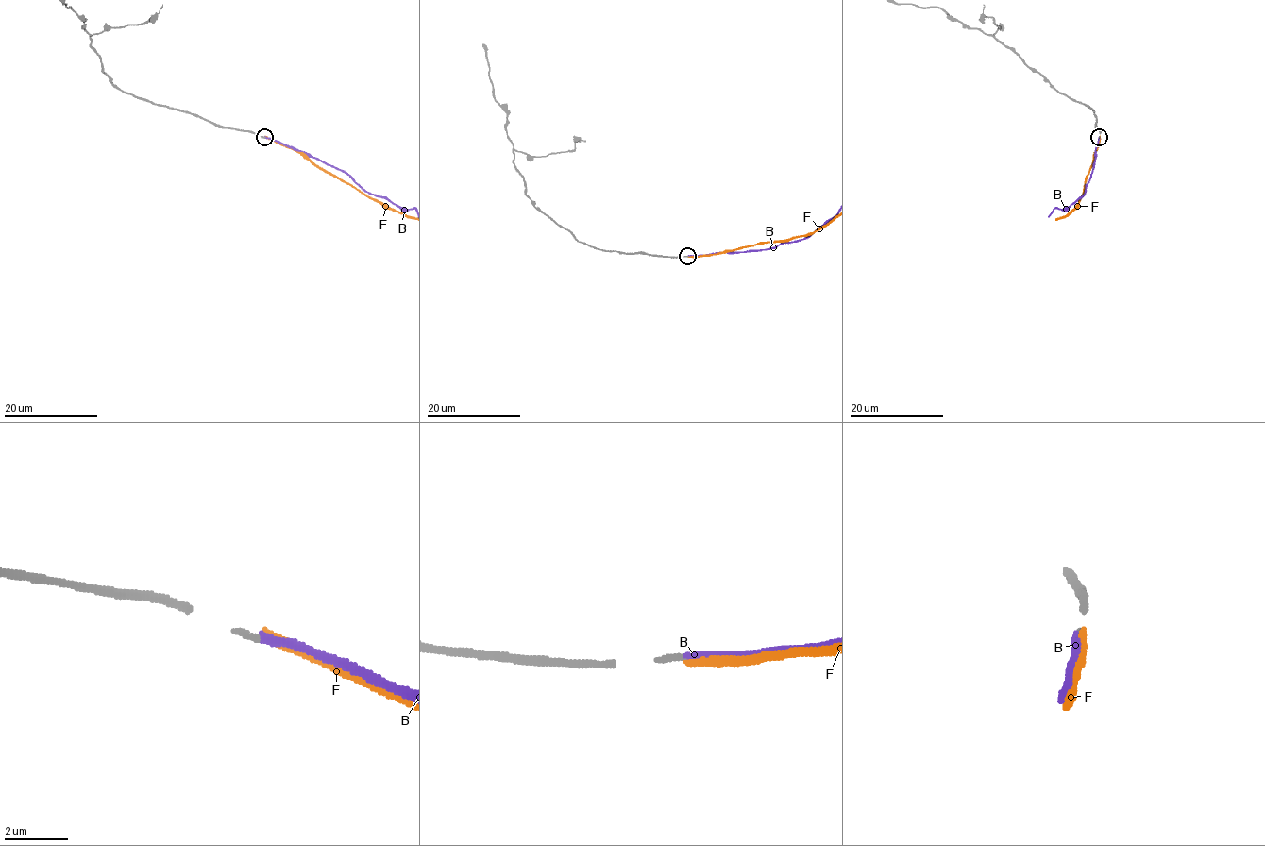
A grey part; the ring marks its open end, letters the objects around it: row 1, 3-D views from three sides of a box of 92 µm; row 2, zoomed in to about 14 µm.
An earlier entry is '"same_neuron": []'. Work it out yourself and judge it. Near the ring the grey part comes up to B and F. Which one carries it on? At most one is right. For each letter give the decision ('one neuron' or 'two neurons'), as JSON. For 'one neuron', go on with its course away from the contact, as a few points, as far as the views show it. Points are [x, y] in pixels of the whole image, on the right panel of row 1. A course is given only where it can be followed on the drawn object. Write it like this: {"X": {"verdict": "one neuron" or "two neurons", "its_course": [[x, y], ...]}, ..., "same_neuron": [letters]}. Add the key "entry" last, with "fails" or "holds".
{"B": {"verdict": "one neuron"}, "F": {"verdict": "two neurons"}, "same_neuron": ["B"], "entry": "fails"}

